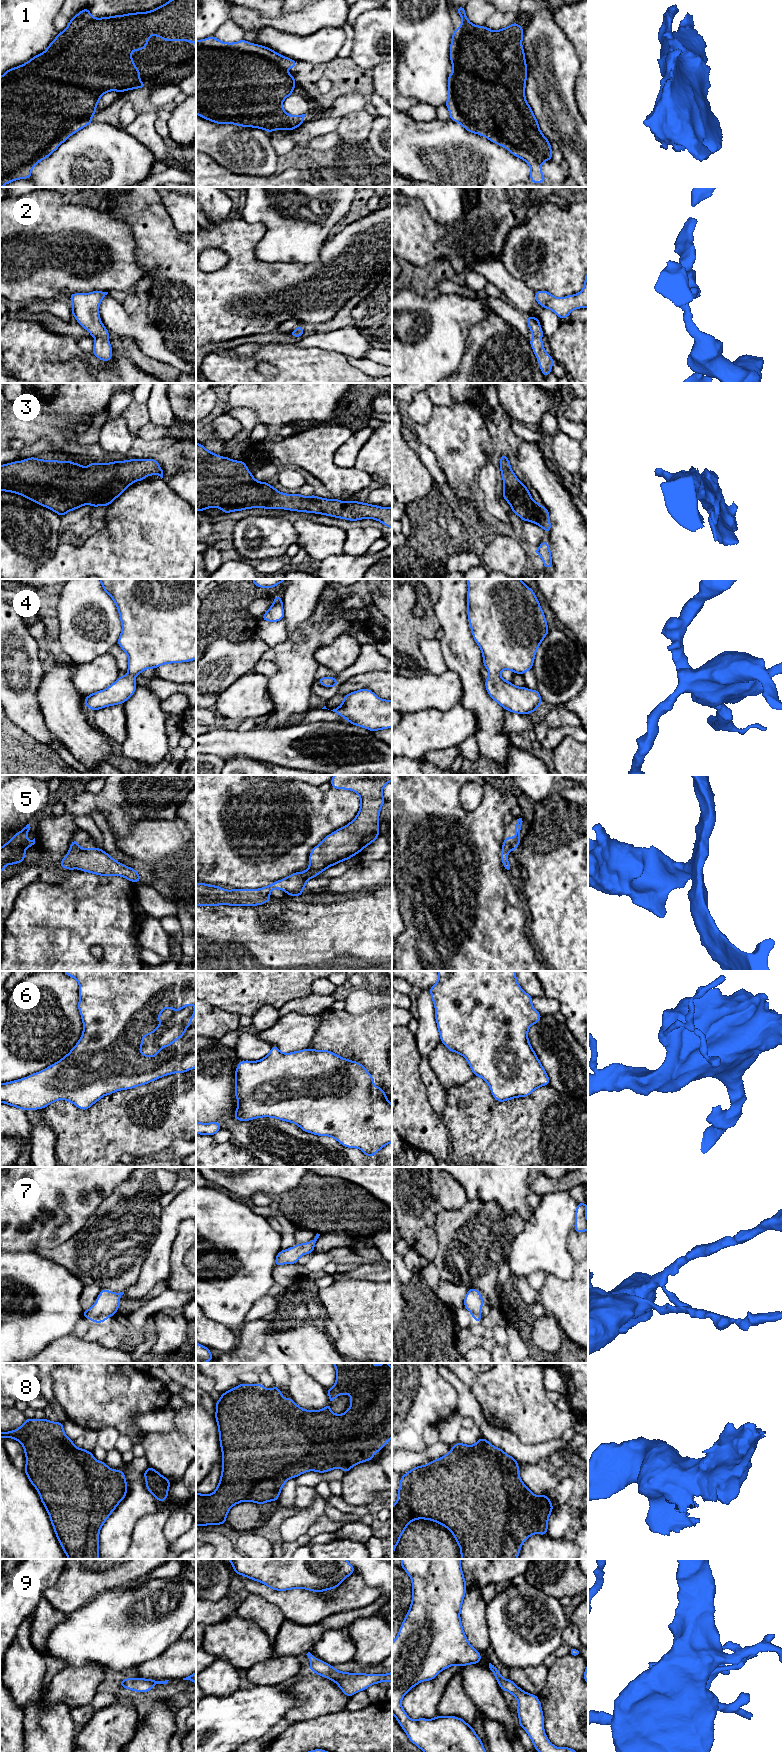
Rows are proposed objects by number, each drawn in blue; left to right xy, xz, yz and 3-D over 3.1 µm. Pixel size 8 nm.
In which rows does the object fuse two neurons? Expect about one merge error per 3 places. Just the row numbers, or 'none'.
none

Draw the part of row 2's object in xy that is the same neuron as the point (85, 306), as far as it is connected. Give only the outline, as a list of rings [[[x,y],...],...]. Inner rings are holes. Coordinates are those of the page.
[[[93,291],[91,293],[71,294],[72,316],[95,337],[93,354],[102,361],[112,359],[112,347],[108,340],[109,332],[101,322],[99,305],[108,292]]]

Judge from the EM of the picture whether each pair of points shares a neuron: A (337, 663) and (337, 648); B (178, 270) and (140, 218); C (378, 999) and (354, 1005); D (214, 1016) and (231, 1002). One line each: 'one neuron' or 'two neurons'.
A: one neuron
B: one neuron
C: one neuron
D: two neurons

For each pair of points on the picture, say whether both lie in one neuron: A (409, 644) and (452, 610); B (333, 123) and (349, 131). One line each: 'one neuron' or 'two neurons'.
A: two neurons
B: two neurons

